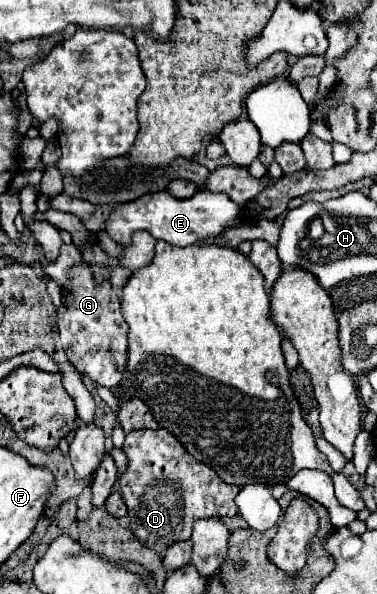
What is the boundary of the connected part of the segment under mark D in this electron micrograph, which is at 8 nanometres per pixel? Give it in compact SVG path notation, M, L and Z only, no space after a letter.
M133 430L127 434L123 450L129 458L129 468L119 482L129 510L131 530L143 546L149 546L157 554L163 554L175 542L189 540L191 526L199 518L239 514L233 500L241 486L223 482L213 468L195 460L169 430Z

